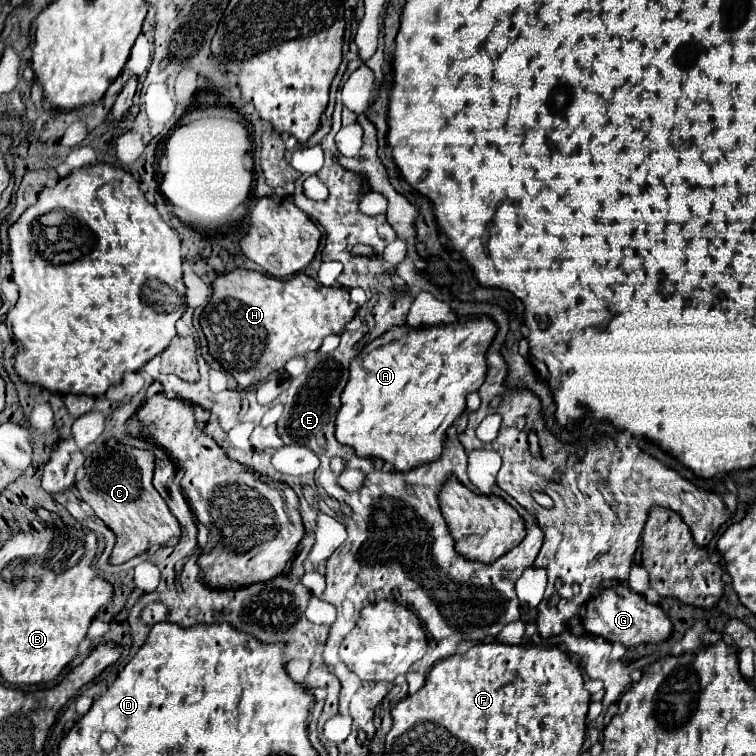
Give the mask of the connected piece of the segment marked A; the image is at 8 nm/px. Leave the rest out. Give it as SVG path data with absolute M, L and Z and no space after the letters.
M463 318L449 326L395 326L369 342L351 360L351 376L341 394L341 410L335 420L337 442L351 446L357 456L381 458L395 472L409 472L435 462L443 452L445 430L465 412L467 394L477 392L485 380L485 354L495 334L497 326L489 318Z

